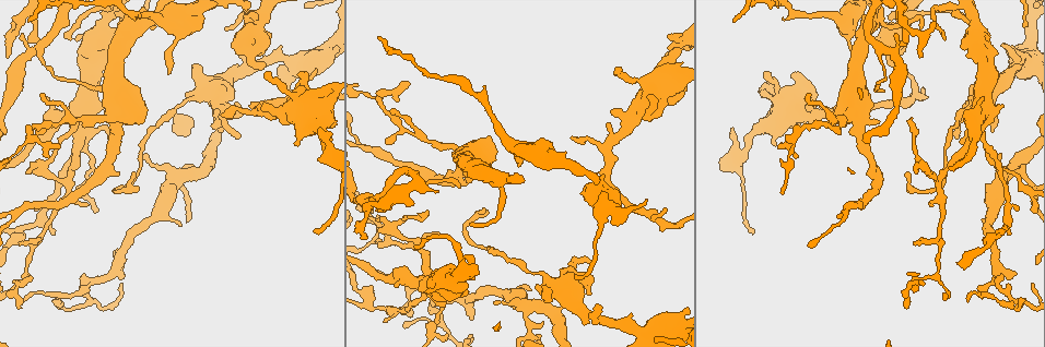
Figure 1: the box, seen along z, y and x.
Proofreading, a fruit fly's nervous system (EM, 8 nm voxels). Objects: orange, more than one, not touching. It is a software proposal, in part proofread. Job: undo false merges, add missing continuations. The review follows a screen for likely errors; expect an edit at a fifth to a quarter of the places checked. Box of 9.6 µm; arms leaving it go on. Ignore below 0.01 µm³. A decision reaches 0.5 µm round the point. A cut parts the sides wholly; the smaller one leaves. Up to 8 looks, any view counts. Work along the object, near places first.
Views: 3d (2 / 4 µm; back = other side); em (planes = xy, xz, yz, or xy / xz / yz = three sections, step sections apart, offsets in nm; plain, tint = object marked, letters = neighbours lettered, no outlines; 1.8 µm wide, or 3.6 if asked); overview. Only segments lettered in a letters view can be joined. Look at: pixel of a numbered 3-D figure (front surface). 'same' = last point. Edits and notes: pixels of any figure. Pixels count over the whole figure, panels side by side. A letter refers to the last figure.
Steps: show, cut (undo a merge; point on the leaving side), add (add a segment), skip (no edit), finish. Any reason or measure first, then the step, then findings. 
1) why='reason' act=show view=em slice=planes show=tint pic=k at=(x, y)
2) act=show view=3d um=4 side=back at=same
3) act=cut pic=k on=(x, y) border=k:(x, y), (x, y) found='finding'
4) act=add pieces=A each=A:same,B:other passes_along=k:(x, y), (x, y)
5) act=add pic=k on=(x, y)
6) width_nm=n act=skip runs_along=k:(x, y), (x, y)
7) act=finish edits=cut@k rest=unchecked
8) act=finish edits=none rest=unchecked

why='small branch off a trunk' act=show view=em um=3.6 slice=planes show=letters pic=1 at=(80, 124)

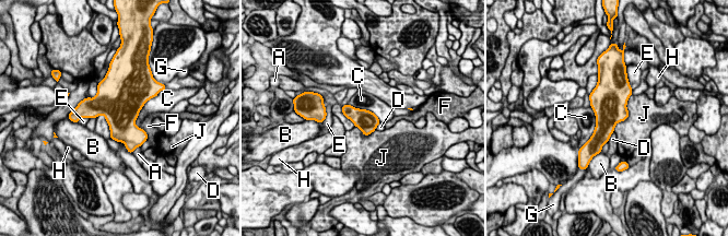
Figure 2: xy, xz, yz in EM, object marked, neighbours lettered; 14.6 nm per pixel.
act=skip each=A:other,B:other,C:other,D:other,E:other,F:other,G:other,H:other,J:other border=2:(631, 94), (627, 117), (613, 131) found='all the same neuron'

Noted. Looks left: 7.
act=show view=em slice=planes show=tint pic=1 at=(194, 165)

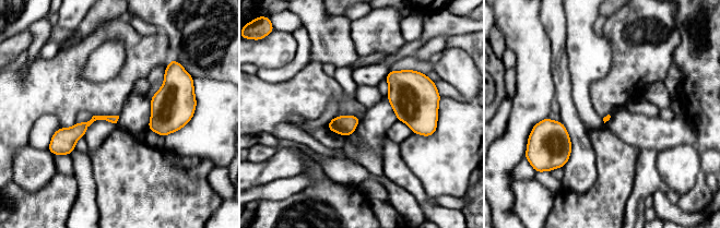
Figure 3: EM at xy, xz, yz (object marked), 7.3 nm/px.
why='what lies round it' act=show view=em slice=planes show=letters at=same

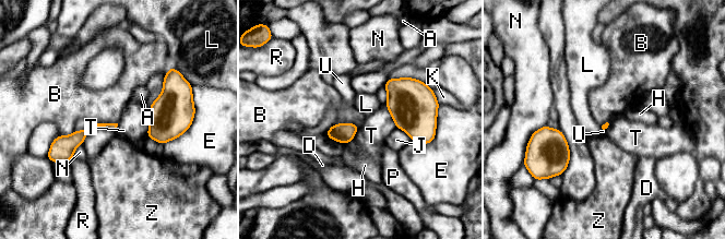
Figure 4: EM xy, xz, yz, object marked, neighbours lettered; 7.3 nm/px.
act=skip each=A:other,B:other,D:other,E:other,H:other,J:other,K:other,L:other,N:other,P:other,R:other,T:other,U:other,Z:other found='none of them fits'

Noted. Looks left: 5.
why='free end' act=show view=3d um=2 pic=1 at=(89, 205)

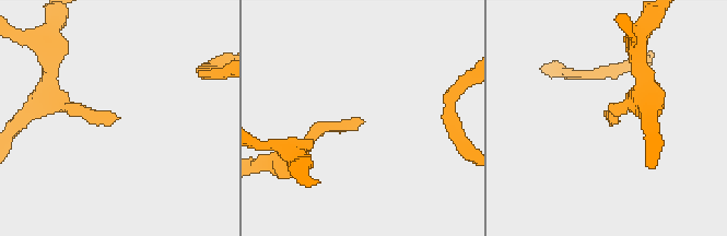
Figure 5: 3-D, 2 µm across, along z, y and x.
why='now the EM' act=show view=em um=3.6 slice=xy step=4 show=plain pic=5 at=(361, 122)

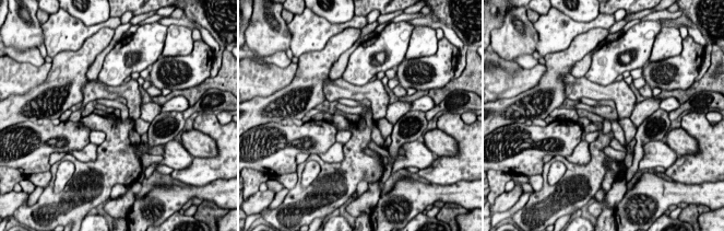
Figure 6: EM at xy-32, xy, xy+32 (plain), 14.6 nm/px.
act=show view=em um=3.6 slice=xy step=4 show=letters at=same

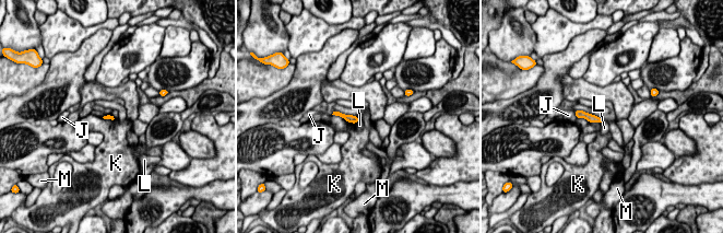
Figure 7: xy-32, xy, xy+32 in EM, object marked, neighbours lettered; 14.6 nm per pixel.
act=skip each=J:other,K:other,L:other,M:other border=7:(359, 119), (355, 123) found='no lettered segment goes on from it'

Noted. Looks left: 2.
act=finish edits=none rest=unchecked

